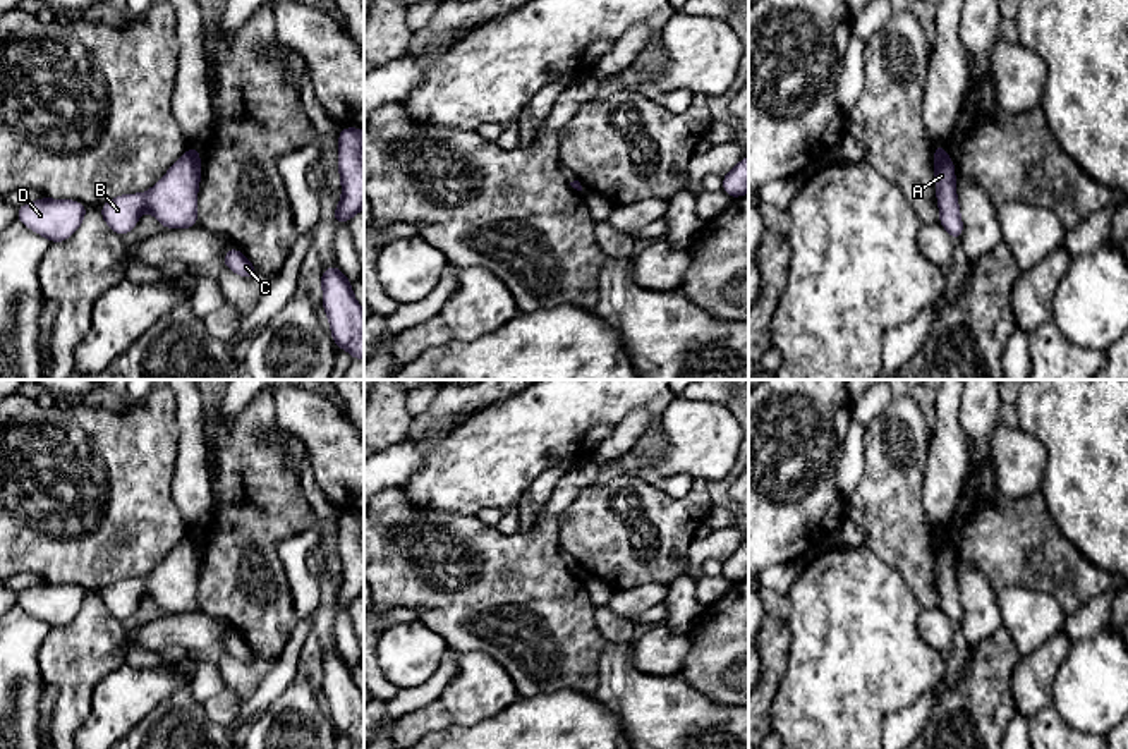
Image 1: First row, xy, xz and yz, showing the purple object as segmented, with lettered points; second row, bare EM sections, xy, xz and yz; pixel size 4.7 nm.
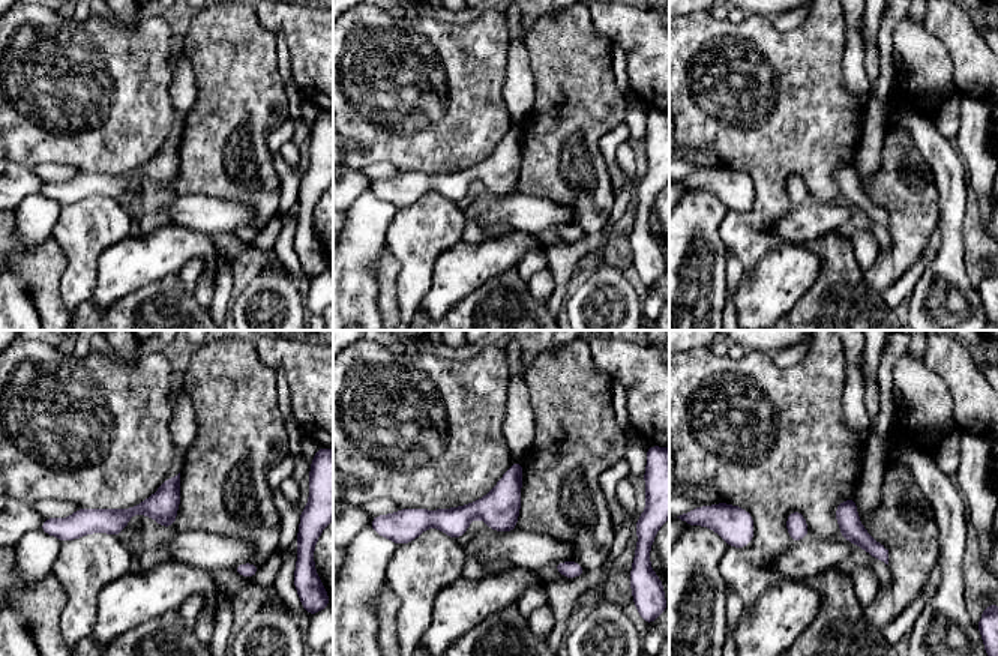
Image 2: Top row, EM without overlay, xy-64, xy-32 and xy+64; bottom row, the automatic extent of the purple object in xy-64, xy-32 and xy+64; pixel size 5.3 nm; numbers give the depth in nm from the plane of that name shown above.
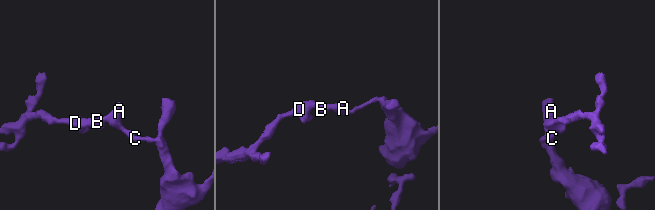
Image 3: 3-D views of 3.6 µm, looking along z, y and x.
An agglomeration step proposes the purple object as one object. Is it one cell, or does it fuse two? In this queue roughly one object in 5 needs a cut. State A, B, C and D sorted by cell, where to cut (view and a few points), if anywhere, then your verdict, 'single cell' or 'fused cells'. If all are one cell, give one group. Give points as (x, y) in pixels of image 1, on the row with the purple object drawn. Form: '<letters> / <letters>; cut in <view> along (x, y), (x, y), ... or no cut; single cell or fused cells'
A B C D; no cut; single cell

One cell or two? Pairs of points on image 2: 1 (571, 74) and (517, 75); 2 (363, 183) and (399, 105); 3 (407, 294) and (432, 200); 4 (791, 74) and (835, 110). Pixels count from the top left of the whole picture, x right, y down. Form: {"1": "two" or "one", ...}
{"1": "two", "2": "two", "3": "one", "4": "one"}

